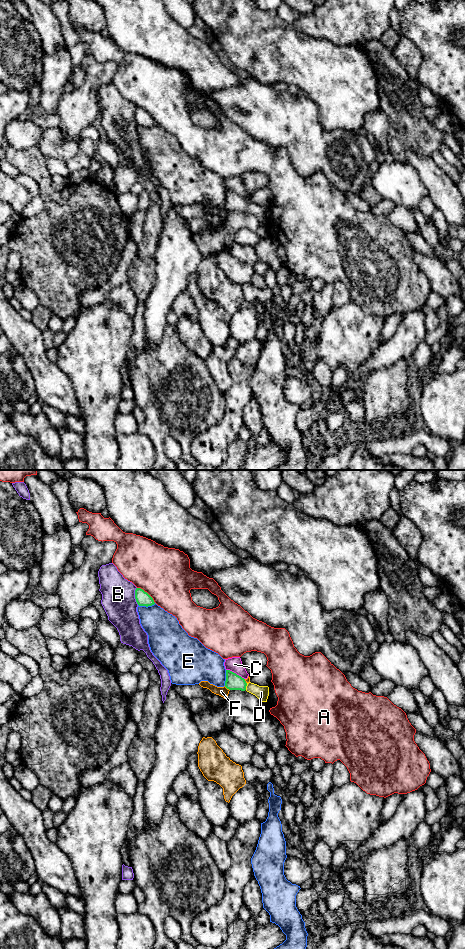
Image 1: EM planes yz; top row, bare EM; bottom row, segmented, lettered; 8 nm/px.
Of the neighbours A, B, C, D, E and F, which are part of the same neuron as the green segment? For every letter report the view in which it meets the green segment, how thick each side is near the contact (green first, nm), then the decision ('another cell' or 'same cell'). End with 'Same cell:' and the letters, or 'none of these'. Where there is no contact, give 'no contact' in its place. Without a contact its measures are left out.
A: yz | 110/420 nm | another cell
B: yz | 110/280 nm | another cell
C: yz | 130/120 nm | another cell
D: yz | 130/110 nm | same cell
E: yz | 110/280 nm | another cell
F: yz | 130/80 nm | another cell
Same cell: D

